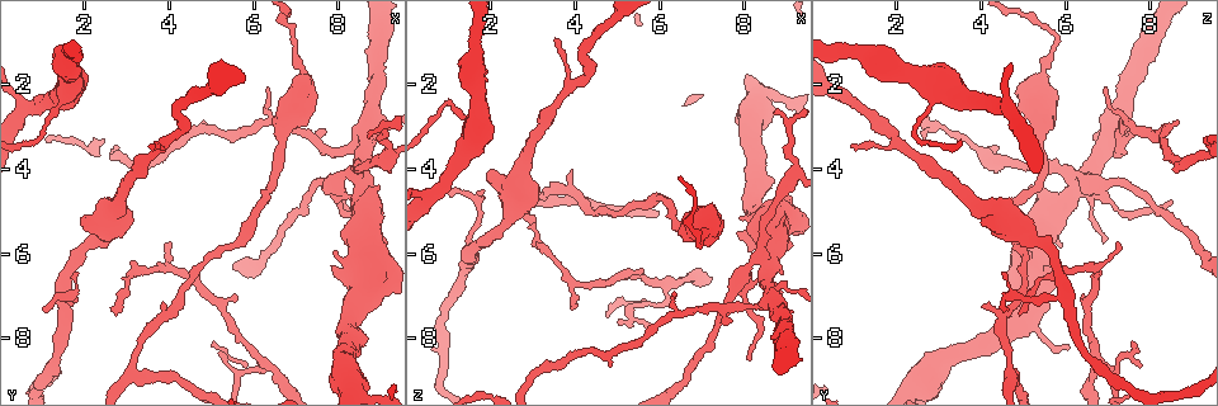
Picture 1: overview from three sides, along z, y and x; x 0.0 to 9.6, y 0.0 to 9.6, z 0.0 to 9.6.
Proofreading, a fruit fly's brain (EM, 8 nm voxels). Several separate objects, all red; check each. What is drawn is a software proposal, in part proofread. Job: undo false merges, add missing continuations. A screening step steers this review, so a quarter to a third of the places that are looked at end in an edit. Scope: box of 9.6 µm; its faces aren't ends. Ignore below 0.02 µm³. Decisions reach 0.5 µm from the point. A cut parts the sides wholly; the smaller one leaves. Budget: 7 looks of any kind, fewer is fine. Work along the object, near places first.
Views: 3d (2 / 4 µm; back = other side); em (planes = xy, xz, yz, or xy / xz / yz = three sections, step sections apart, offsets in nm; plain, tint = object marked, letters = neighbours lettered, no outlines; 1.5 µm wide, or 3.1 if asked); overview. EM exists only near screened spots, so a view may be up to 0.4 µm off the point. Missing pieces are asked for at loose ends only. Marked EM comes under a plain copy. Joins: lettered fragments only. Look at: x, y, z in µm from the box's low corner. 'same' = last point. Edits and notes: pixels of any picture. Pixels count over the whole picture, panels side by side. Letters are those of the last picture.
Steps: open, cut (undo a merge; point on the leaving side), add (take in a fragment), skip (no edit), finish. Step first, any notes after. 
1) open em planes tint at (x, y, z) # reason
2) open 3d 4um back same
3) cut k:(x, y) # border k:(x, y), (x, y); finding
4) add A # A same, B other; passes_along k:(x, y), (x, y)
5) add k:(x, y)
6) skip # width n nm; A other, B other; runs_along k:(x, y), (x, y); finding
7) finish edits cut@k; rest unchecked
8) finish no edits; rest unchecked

open 3d 4um at (8.85, 5.80, 6.90) # an open end

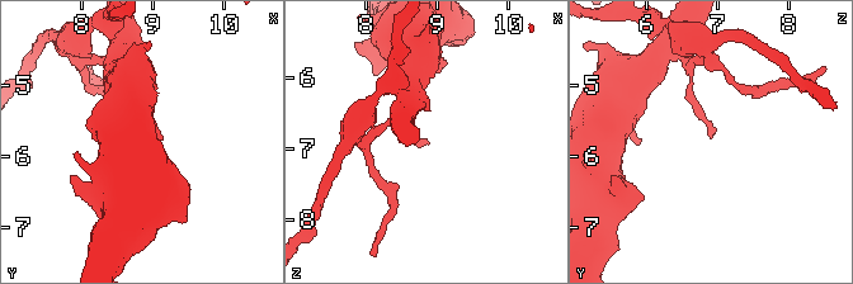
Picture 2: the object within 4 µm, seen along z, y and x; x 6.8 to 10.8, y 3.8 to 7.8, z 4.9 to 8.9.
open em xy step 4 tint at (8.85, 5.75, 6.95) # now the EM

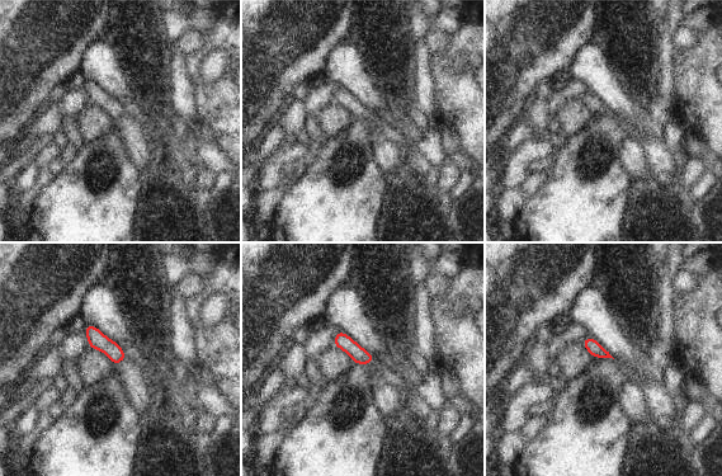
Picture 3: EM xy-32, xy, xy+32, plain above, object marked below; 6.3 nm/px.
open em planes letters same # another direction

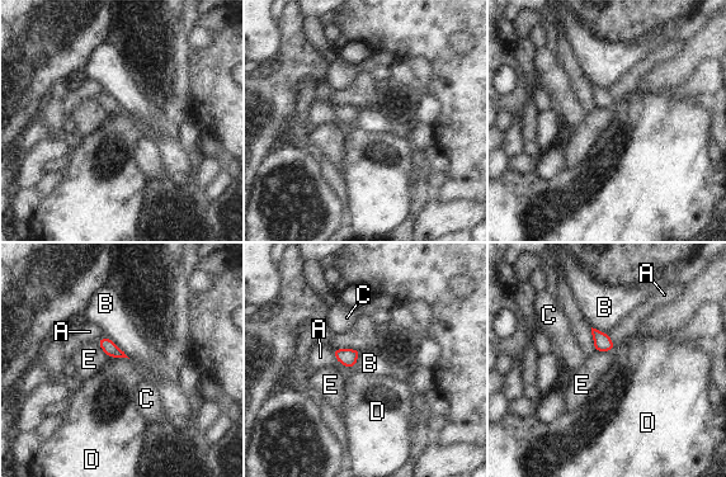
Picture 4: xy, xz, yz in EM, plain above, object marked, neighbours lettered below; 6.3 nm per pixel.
skip # width 90 nm; A other, B other, C other, D other, E other; border 4:(109, 357), (126, 357), (128, 359); no lettered fragment goes on from it

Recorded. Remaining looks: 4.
open 3d 4um at (1.50, 6.95, 5.95) # abrupt turn

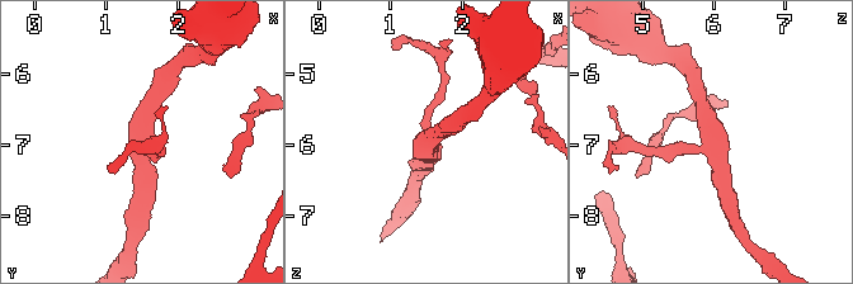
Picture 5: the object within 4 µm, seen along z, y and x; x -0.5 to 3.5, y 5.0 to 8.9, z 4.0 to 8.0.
open em yz step 4 tint at (1.55, 6.95, 5.95)

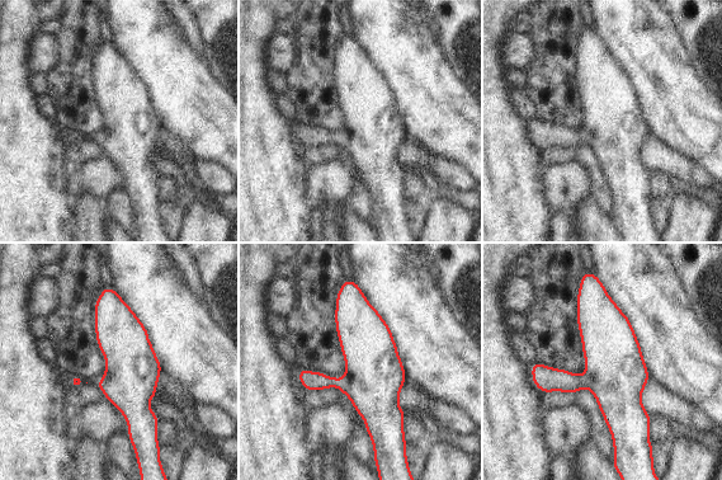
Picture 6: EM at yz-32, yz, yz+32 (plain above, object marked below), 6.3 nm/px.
open em planes letters same

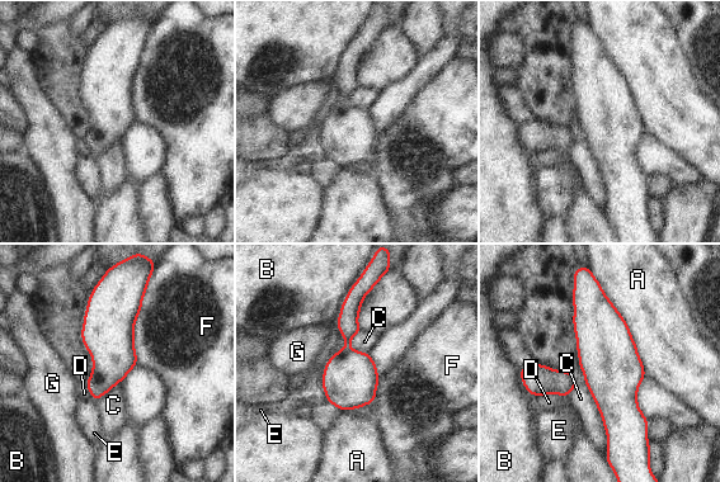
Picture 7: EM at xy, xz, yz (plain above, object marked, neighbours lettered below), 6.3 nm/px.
skip # A other, B other, C other, D other, E other, F other, G other; border 7:(580, 368), (603, 425), (607, 453); continuous, no second cell

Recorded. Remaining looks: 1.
finish no edits; rest unchecked

